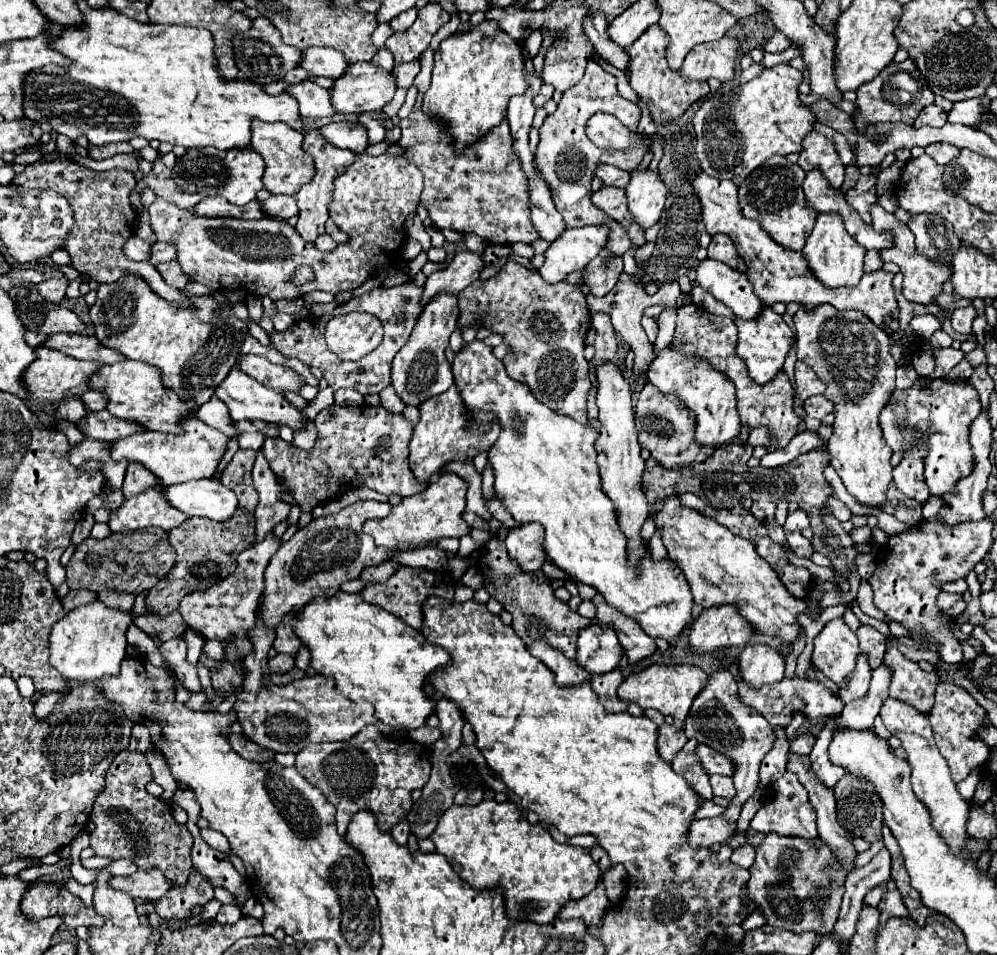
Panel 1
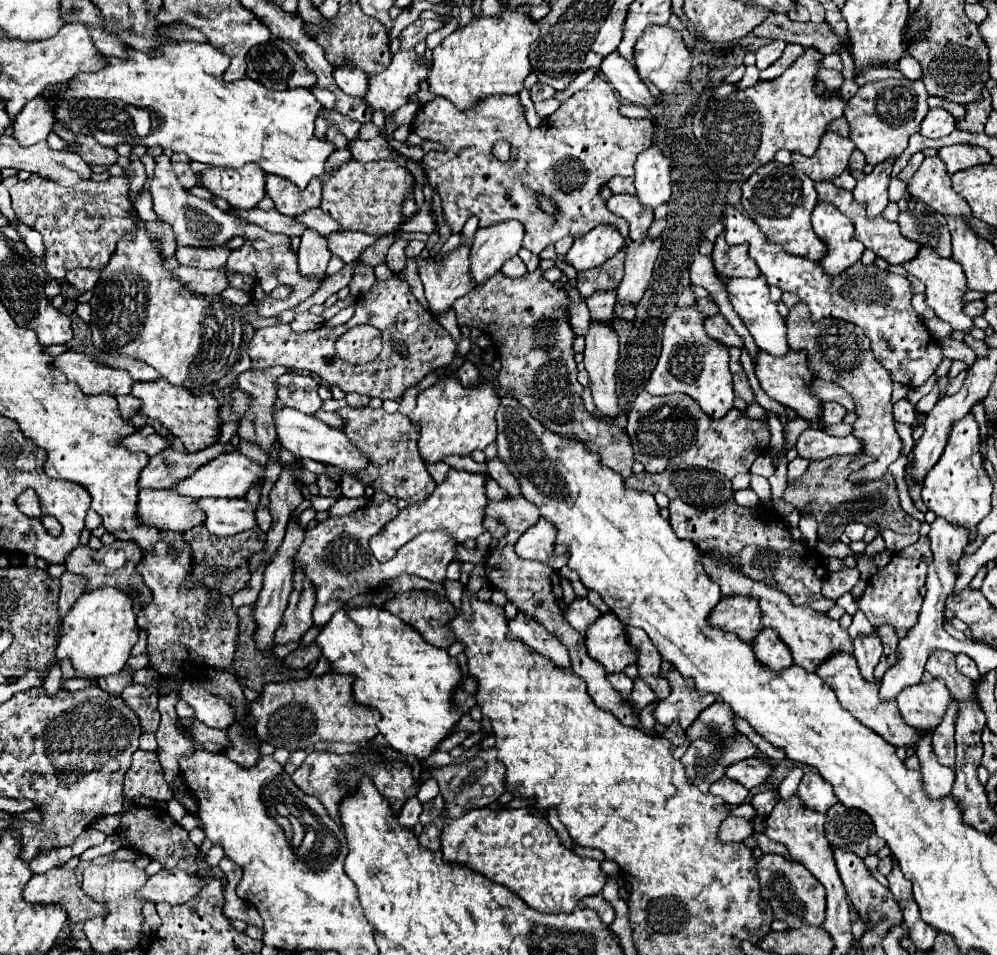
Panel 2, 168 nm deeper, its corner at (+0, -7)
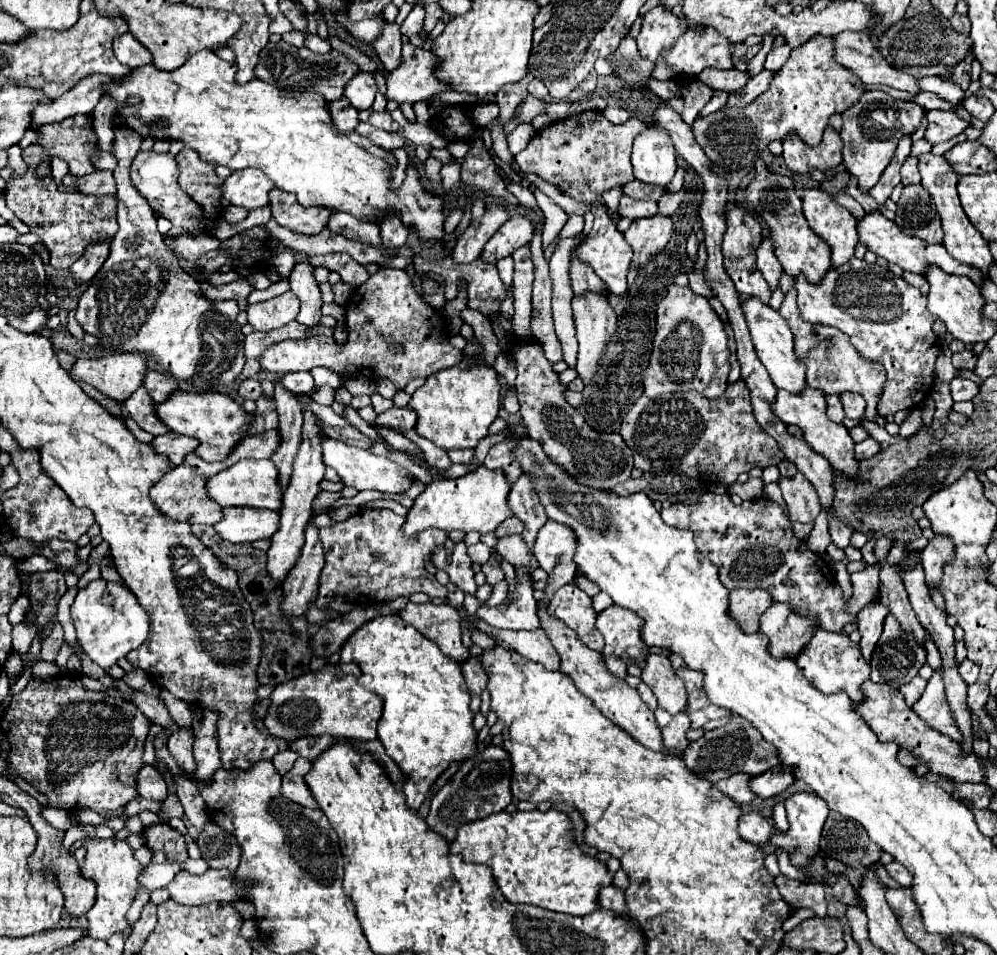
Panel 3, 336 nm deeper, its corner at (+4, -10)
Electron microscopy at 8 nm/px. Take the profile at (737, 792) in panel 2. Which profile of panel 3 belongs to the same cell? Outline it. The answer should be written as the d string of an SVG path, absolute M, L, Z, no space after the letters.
M736 773L728 779L722 779L716 783L716 787L724 793L724 795L730 795L730 799L734 799L736 803L750 803L752 799L756 799L756 795L748 789L748 779L750 775L746 773Z

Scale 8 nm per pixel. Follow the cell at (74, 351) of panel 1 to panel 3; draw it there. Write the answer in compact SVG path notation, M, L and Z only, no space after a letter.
M146 371L142 385L150 391L150 397L154 401L164 401L172 391L178 389L172 377L166 377L164 373L158 373L158 371Z

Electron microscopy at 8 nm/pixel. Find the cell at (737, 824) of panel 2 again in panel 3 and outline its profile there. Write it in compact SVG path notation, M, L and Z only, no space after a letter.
M746 813L746 815L742 815L742 819L738 819L738 833L748 843L762 845L762 843L766 843L770 839L770 835L774 831L770 829L770 825L764 819L764 815L760 815L760 813Z

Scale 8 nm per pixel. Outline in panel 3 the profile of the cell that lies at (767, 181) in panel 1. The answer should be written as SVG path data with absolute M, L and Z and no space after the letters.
M758 165L754 179L744 189L744 199L748 209L770 227L774 255L784 271L792 277L804 275L810 283L818 283L830 269L830 247L808 227L808 221L802 213L802 199L792 179L788 175L772 173L766 165Z

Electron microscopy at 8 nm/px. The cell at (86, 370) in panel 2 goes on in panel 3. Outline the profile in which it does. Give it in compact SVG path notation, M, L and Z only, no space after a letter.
M122 353L100 359L76 359L68 375L74 381L90 383L116 401L126 401L142 385L146 369L144 355Z

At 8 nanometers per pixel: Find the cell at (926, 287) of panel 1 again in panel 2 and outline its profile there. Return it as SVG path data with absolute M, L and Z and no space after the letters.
M922 248L914 260L904 264L904 268L908 274L920 278L926 284L926 304L934 310L938 318L950 322L954 330L968 332L970 328L974 328L974 320L964 314L964 294L968 292L968 286L962 266L958 262L954 262L952 258L940 258L930 248Z

